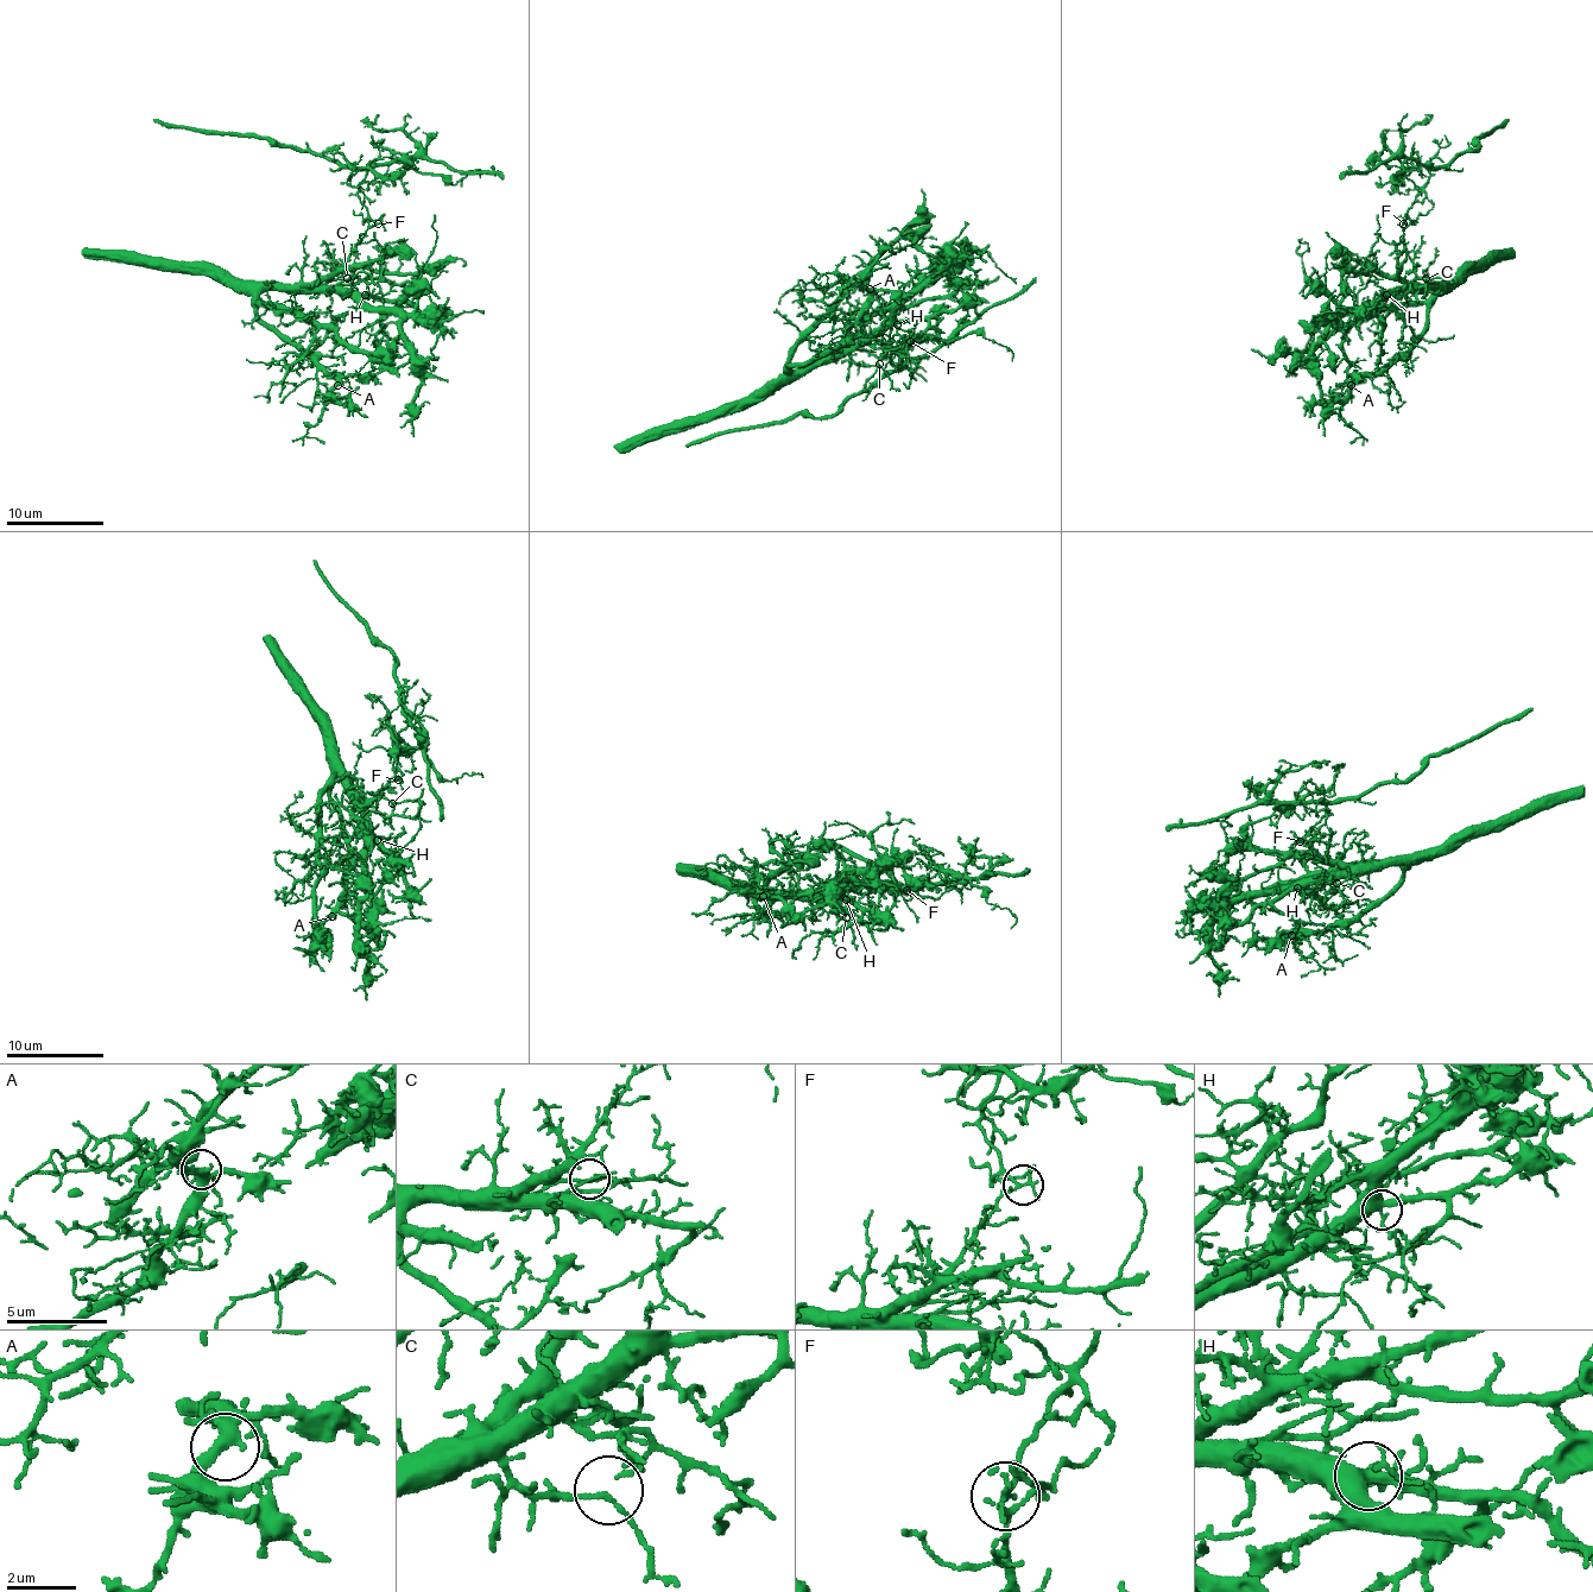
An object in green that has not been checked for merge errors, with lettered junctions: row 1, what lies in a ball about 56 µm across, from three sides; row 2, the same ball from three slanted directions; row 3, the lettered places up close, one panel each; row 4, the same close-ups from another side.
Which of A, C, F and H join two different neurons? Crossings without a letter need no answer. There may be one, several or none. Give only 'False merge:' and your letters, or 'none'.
False merge: F

